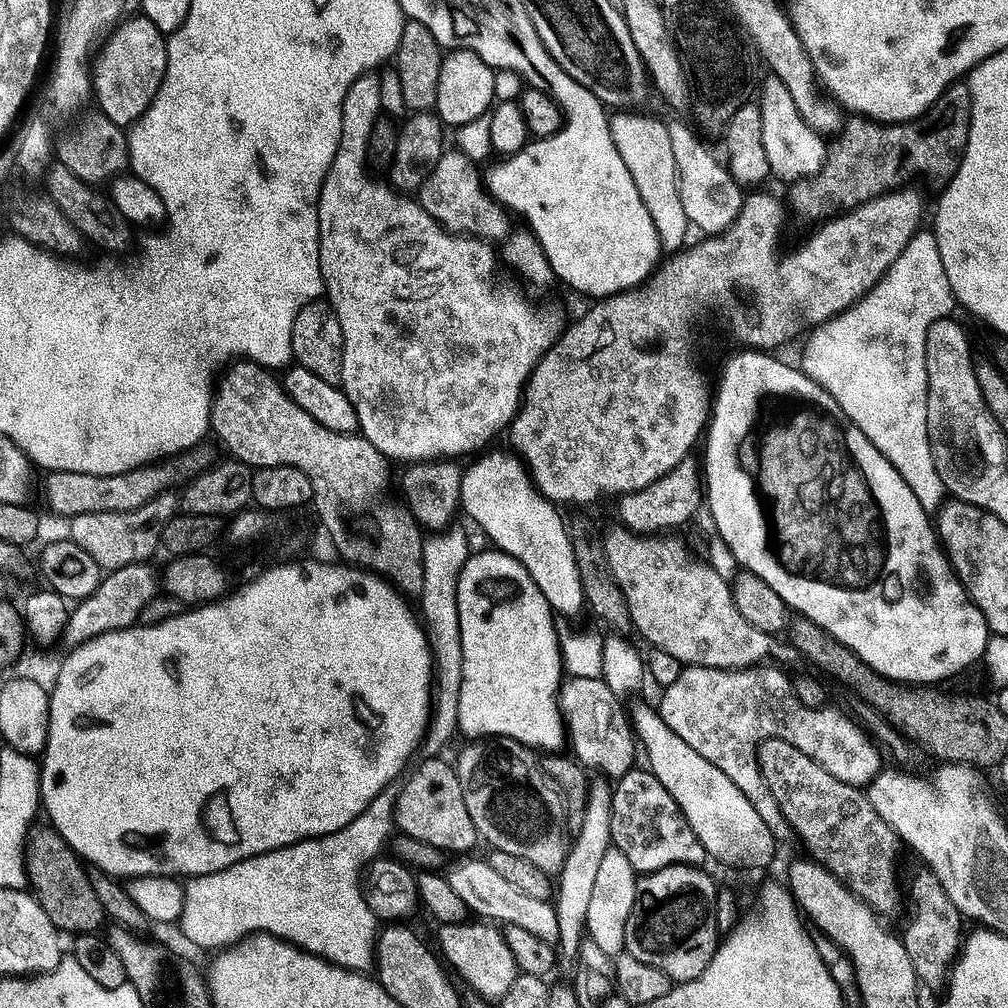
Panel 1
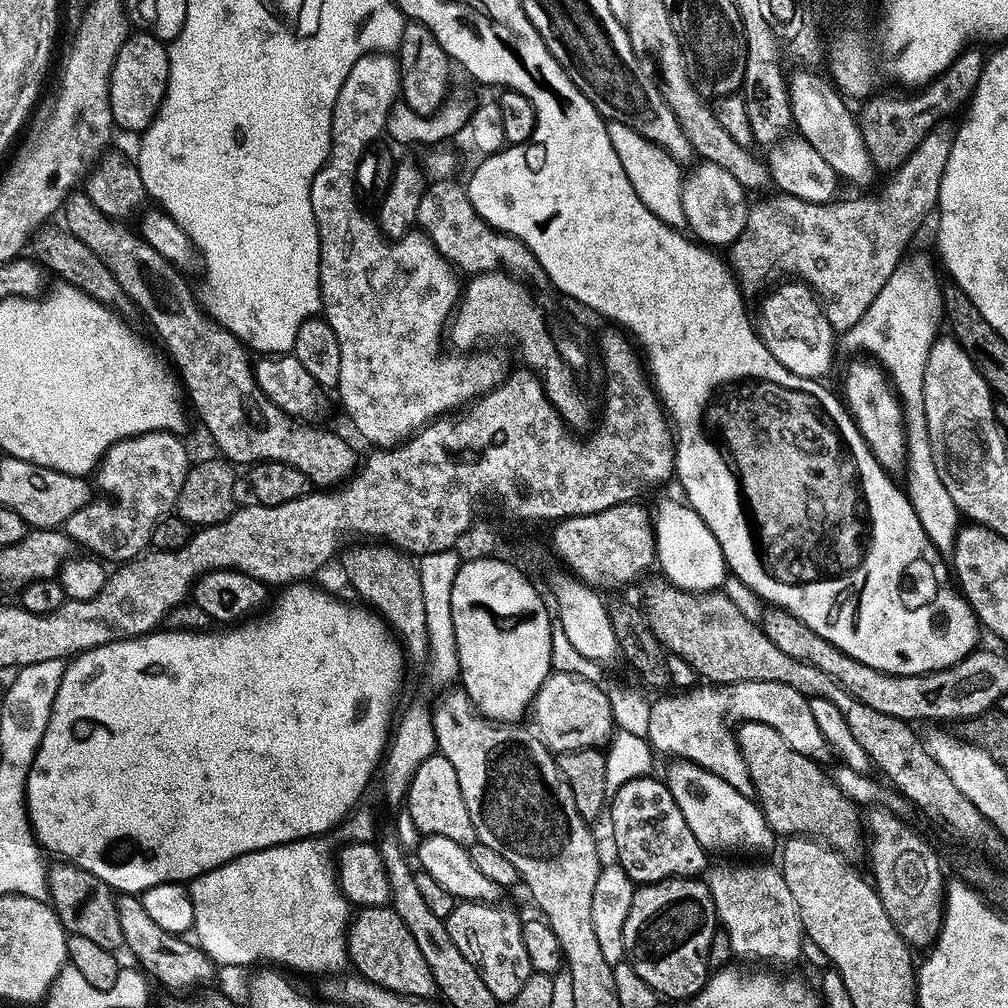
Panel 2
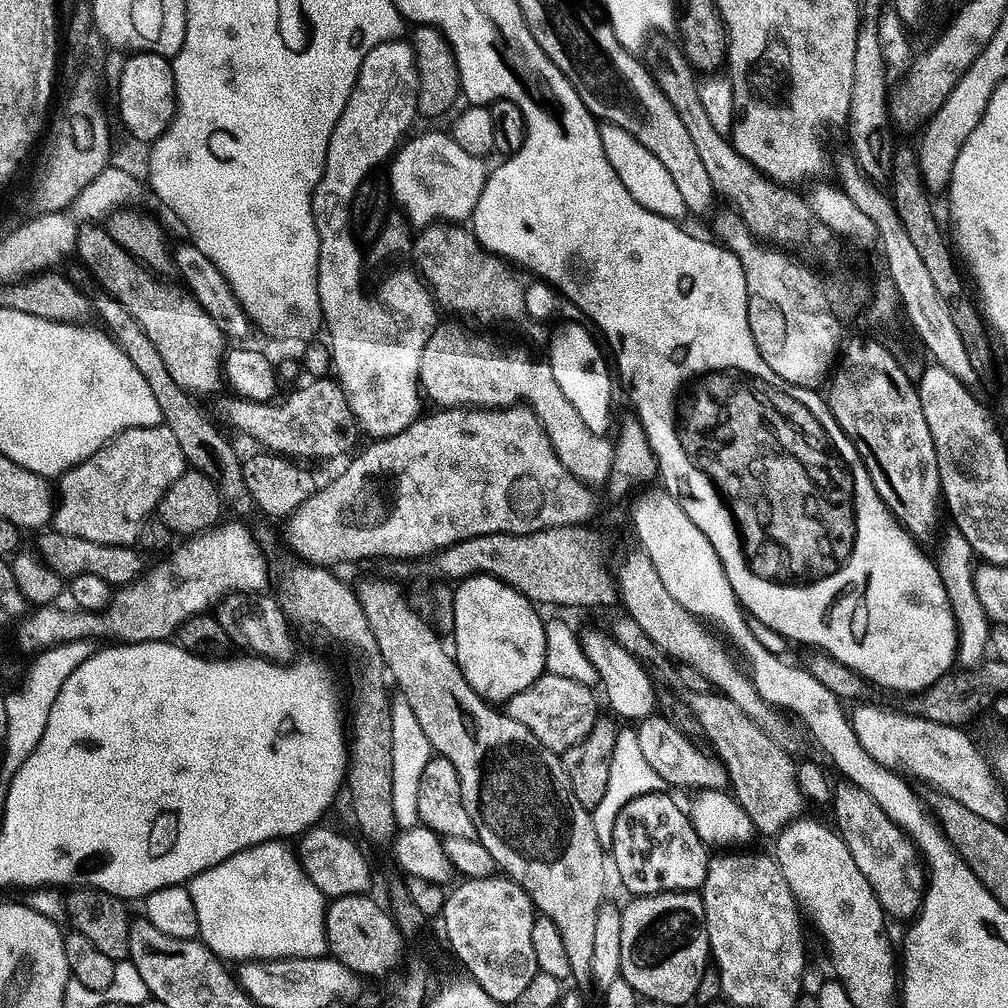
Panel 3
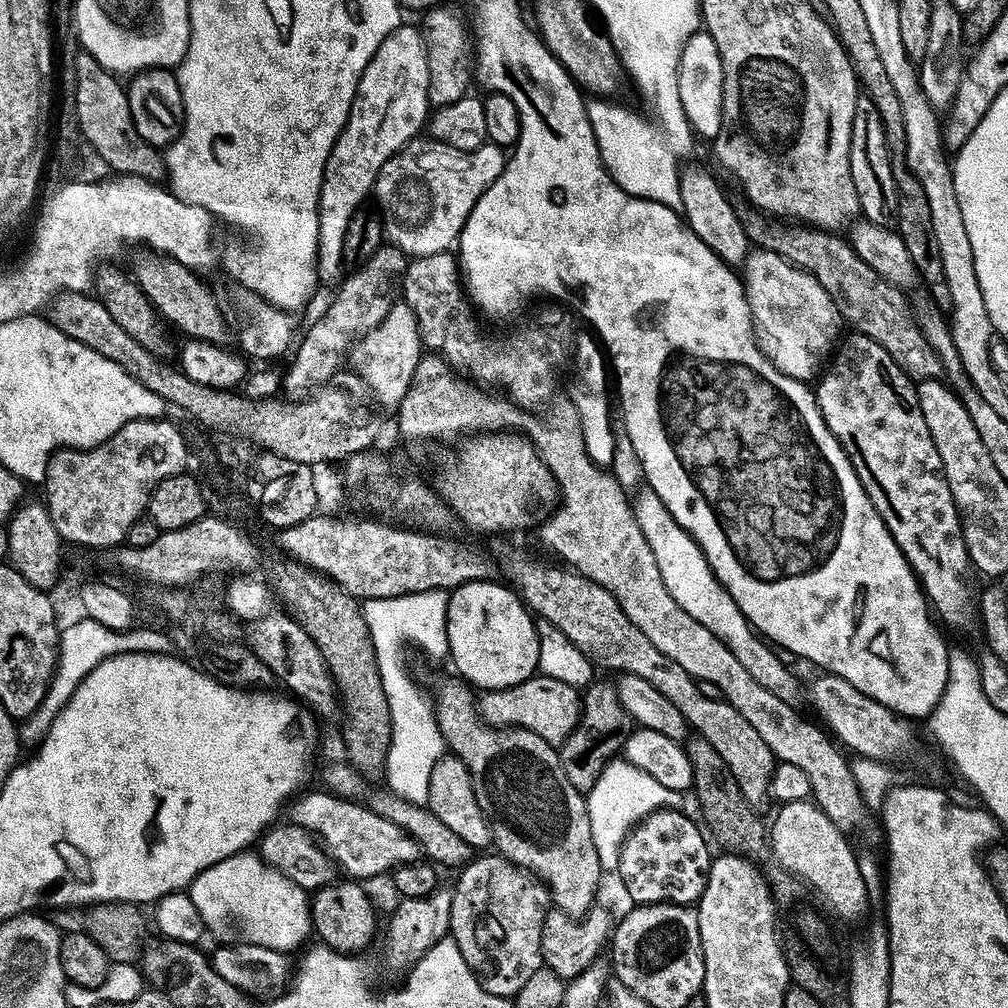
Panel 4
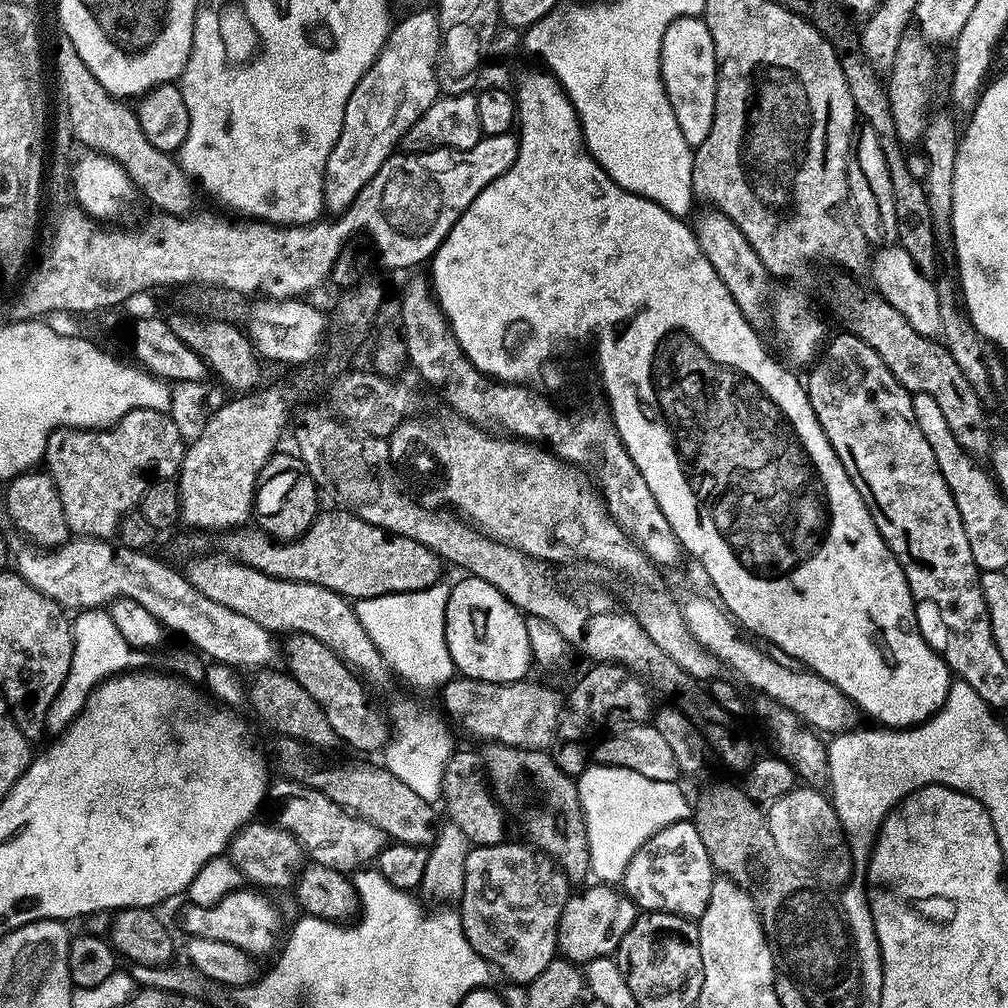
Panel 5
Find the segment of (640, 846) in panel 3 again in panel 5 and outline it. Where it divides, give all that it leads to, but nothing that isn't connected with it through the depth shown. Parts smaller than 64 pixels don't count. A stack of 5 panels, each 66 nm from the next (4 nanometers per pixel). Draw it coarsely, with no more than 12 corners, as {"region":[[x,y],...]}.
{"region":[[695,823],[654,834],[622,879],[641,913],[696,922],[718,873]]}

